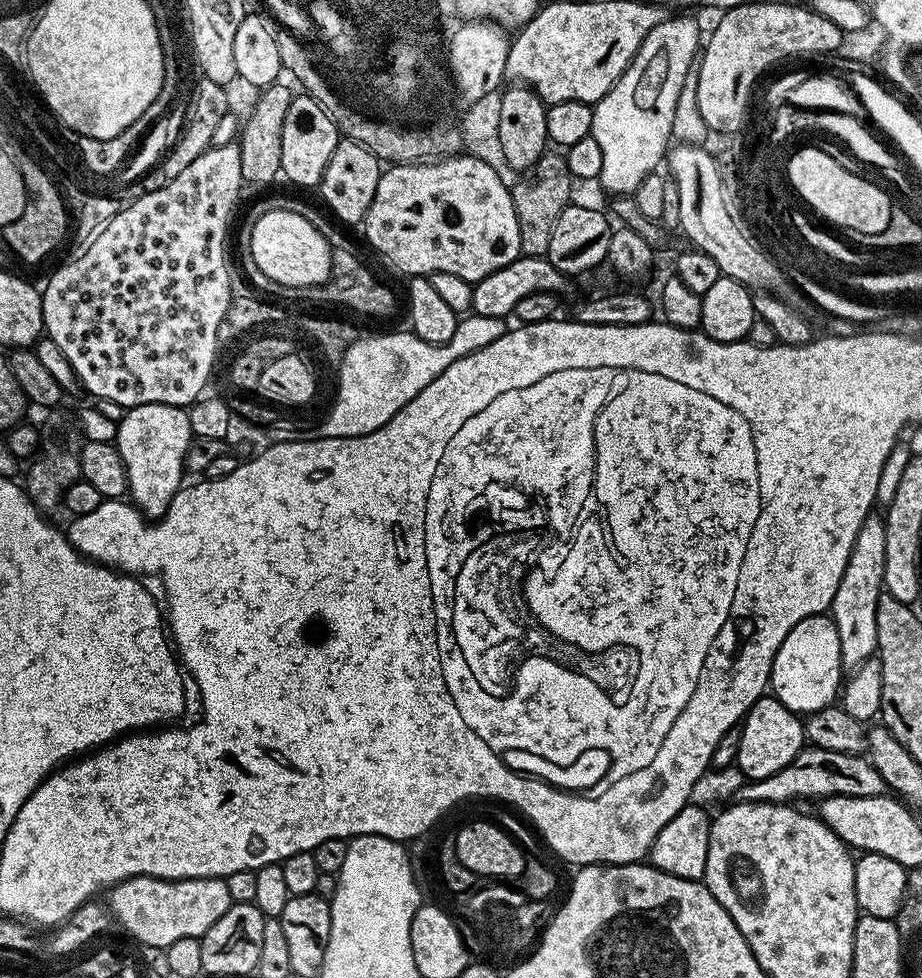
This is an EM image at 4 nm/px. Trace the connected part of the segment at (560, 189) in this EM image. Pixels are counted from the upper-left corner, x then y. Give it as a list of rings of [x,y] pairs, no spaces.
[[[546,152],[540,156],[534,167],[525,171],[511,187],[512,201],[515,206],[515,216],[518,218],[519,244],[521,253],[525,256],[545,257],[551,232],[557,218],[571,201],[571,184],[573,177],[568,173],[567,159],[560,153]]]

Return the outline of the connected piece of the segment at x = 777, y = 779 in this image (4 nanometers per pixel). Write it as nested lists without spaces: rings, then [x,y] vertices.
[[[805,746],[786,767],[778,770],[778,774],[770,774],[770,778],[745,782],[740,788],[738,796],[741,801],[750,804],[788,804],[789,802],[800,802],[796,800],[819,802],[828,796],[870,798],[871,796],[883,796],[885,792],[886,787],[882,775],[875,769],[871,761],[863,755],[851,756],[838,750],[822,750],[821,748]]]

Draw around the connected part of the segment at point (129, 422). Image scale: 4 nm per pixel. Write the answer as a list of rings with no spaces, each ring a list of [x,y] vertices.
[[[147,402],[137,404],[140,404],[137,408],[132,408],[124,417],[119,417],[114,443],[126,466],[127,495],[131,503],[149,521],[155,522],[166,515],[170,502],[185,483],[184,459],[194,435],[189,413],[181,405]]]

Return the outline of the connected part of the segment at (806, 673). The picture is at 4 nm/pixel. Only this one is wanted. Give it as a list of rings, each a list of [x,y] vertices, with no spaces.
[[[831,615],[811,616],[798,622],[798,626],[786,634],[772,659],[771,695],[782,701],[791,712],[807,714],[829,707],[835,696],[837,699],[841,688],[839,636]]]

